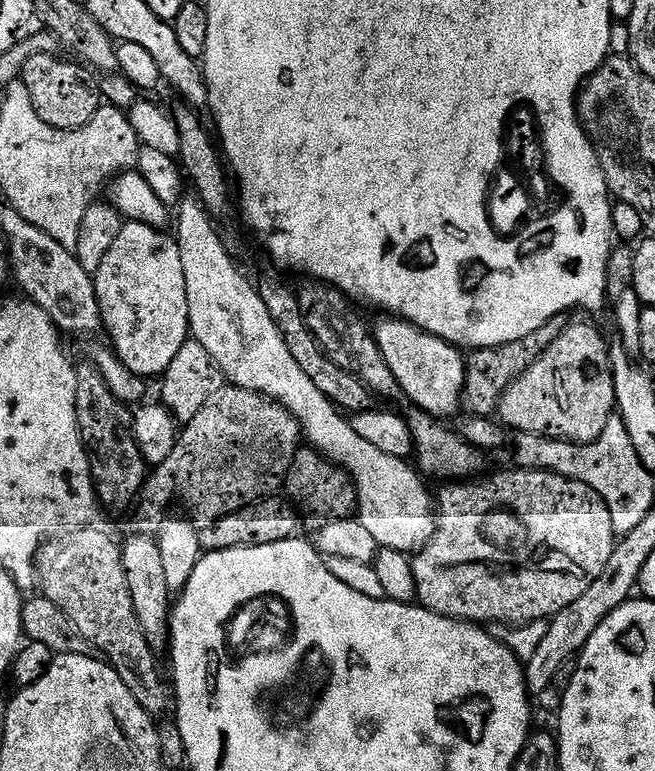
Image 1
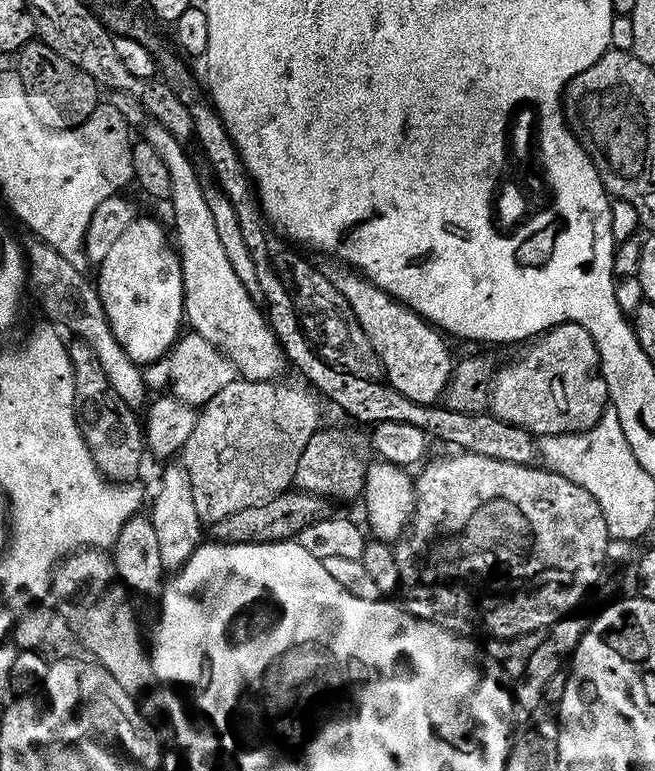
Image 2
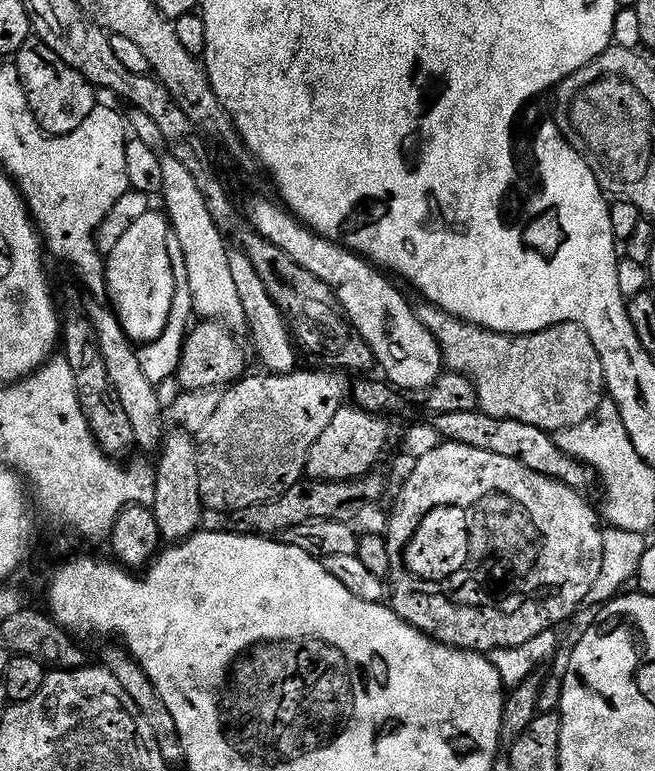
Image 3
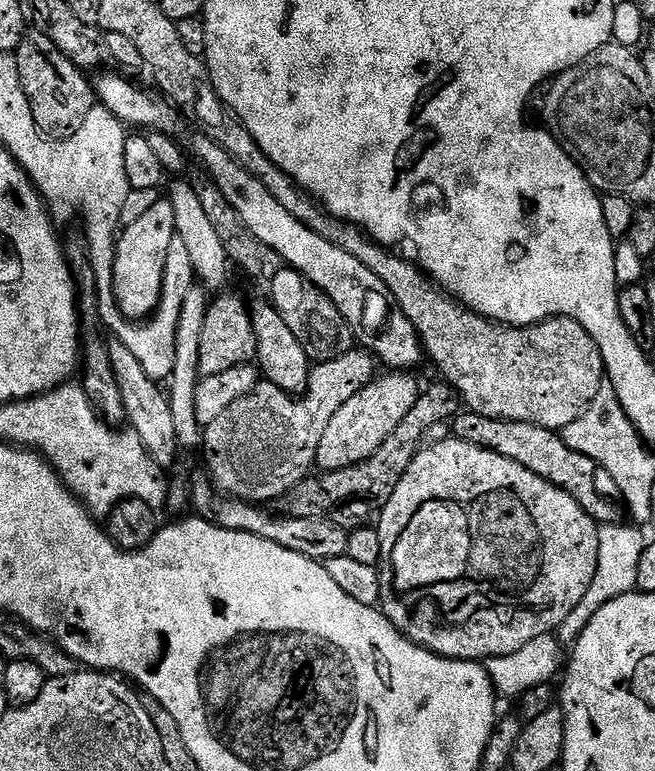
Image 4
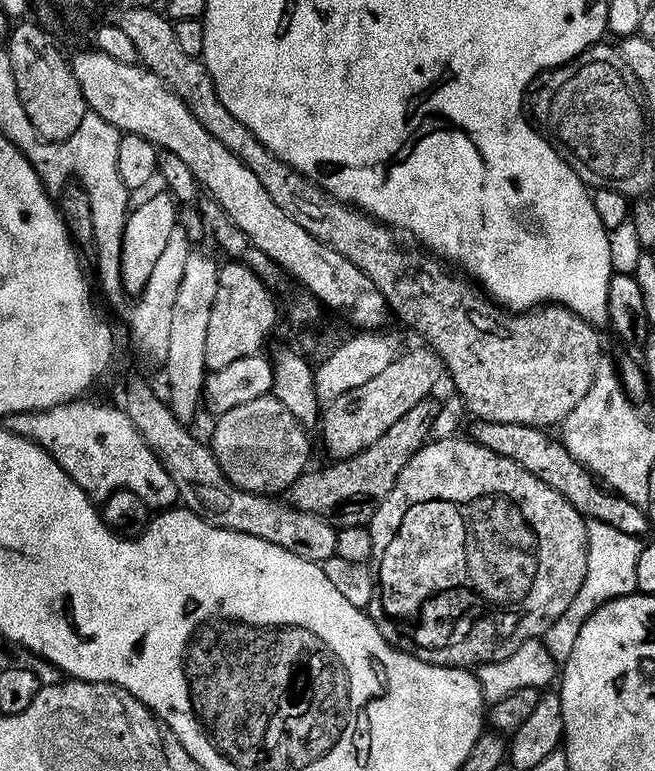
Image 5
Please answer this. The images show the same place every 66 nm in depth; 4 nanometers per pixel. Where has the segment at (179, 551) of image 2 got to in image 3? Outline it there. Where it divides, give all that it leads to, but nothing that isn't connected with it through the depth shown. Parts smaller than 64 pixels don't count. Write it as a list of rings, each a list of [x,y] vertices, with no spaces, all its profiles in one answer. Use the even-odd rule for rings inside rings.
[[[183,430],[171,431],[159,449],[159,456],[160,461],[155,461],[154,464],[156,469],[156,494],[150,507],[154,518],[157,519],[162,541],[167,542],[169,545],[179,544],[181,540],[189,540],[203,525],[201,524],[202,514],[204,515],[203,500],[201,498],[201,479],[198,478],[197,450],[193,433]]]

